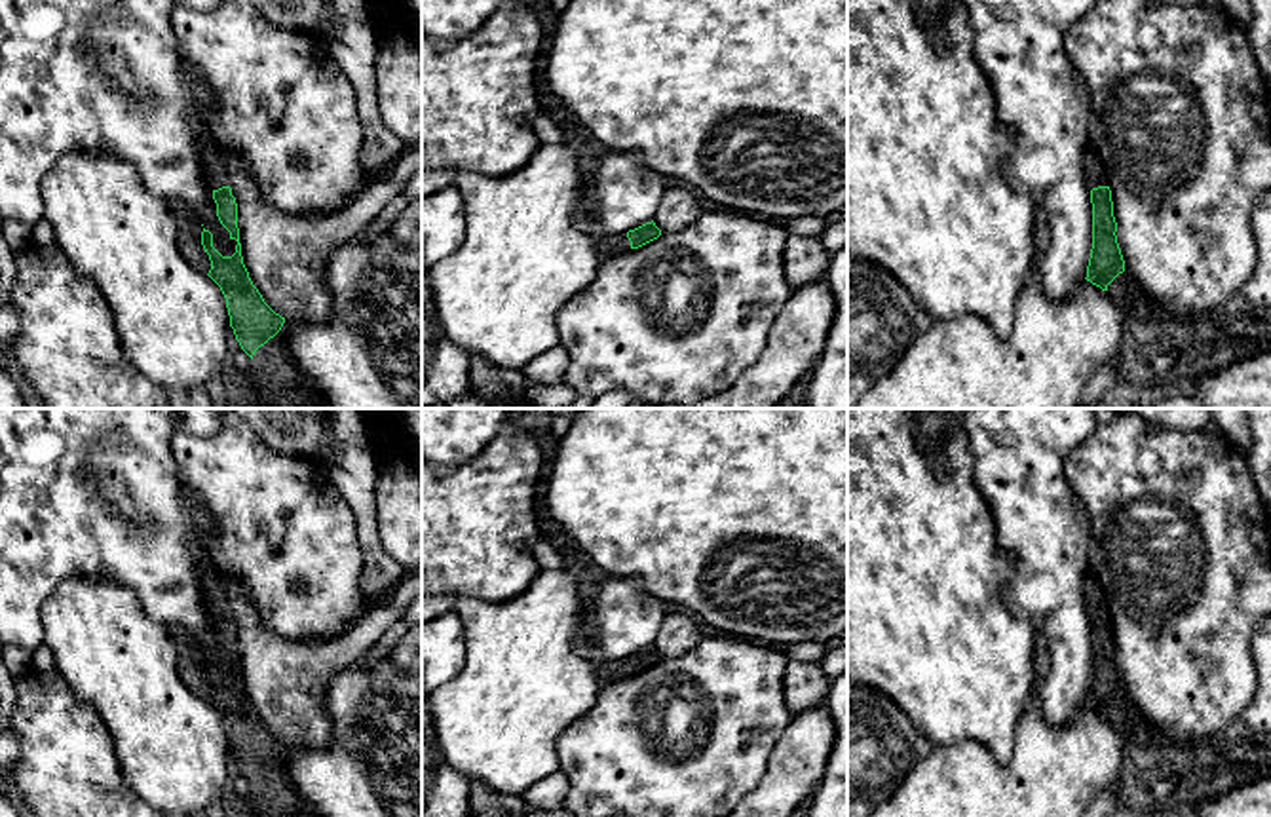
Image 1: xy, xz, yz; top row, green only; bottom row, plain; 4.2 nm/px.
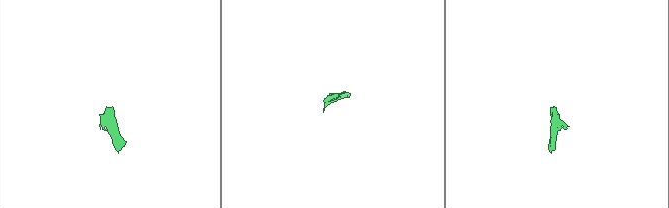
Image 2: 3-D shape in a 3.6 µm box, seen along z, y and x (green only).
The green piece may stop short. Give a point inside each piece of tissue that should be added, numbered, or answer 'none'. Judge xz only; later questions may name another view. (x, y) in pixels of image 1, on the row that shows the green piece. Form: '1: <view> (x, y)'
1: xz (618, 244)

